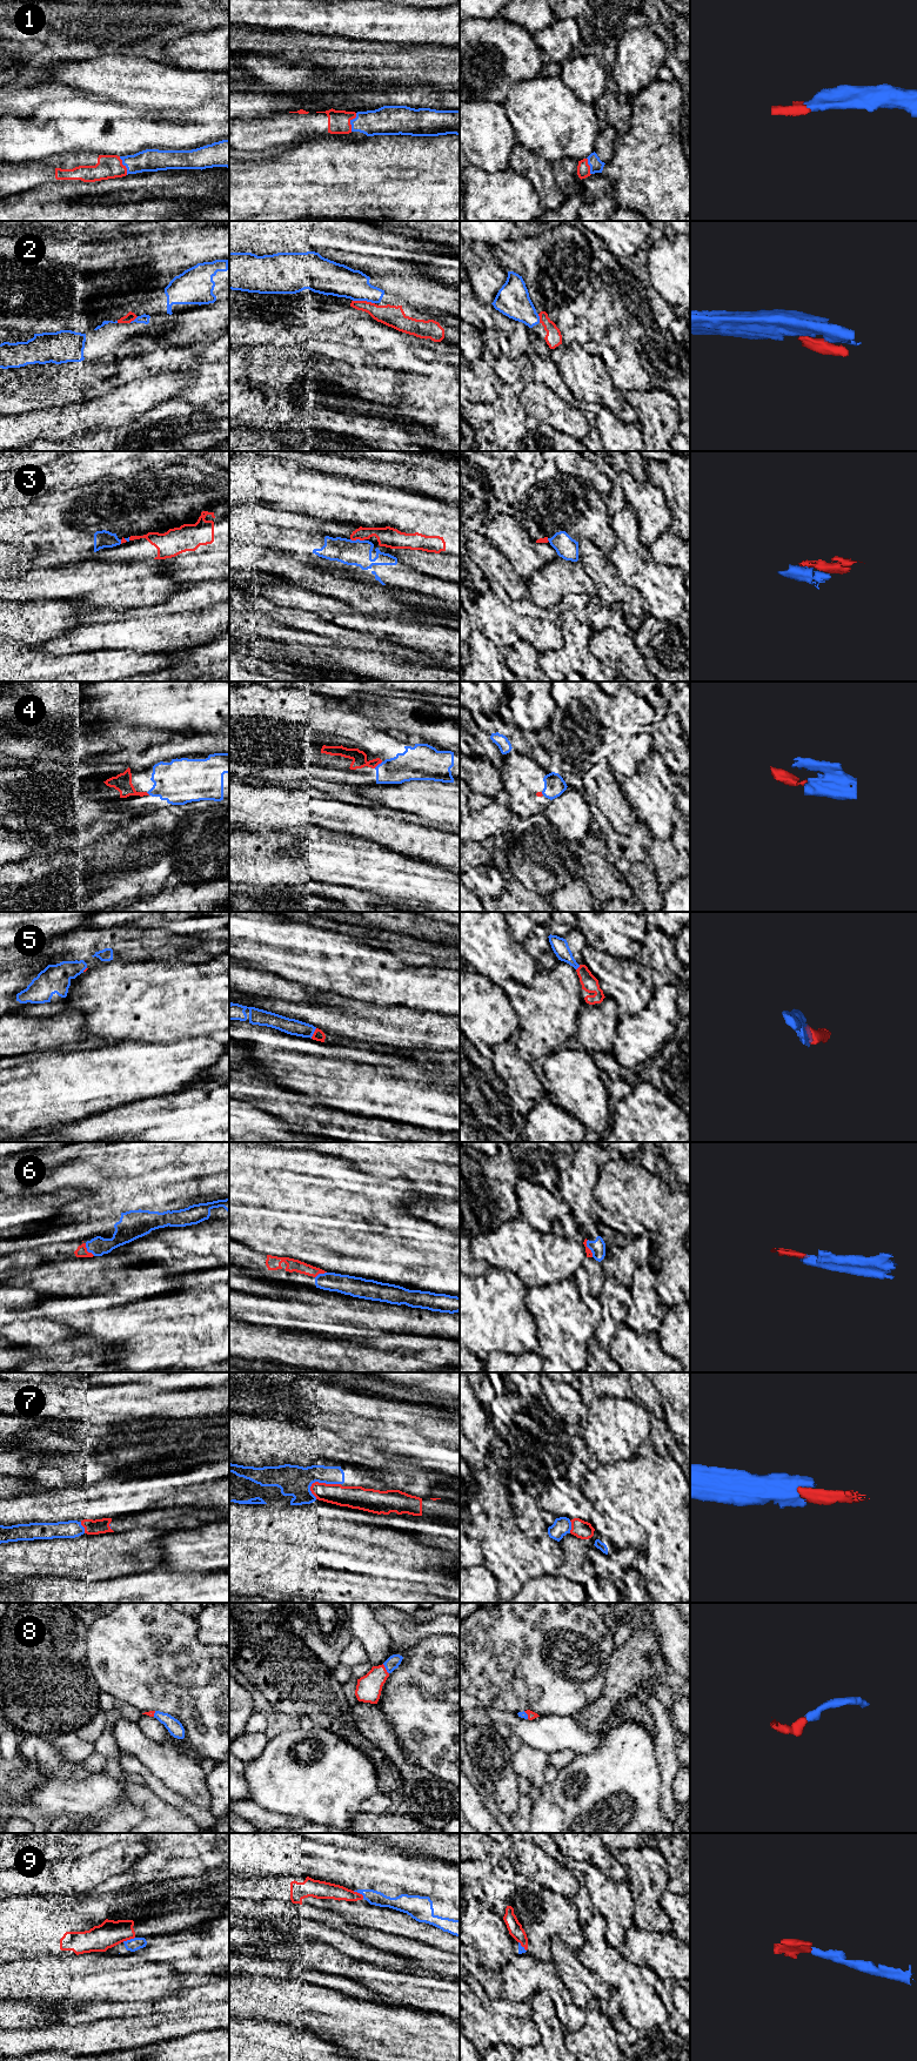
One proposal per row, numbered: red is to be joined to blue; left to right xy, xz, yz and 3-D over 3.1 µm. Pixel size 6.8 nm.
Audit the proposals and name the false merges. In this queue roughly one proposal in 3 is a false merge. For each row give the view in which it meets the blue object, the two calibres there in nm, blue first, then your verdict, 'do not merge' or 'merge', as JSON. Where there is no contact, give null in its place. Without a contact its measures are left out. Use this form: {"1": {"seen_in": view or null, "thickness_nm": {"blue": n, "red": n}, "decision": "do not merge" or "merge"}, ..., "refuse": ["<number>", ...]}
{"1": {"seen_in": "xz", "thickness_nm": {"blue": 200, "red": 160}, "decision": "merge"}, "2": {"seen_in": "xz", "thickness_nm": {"blue": 220, "red": 150}, "decision": "merge"}, "3": {"seen_in": "xz", "thickness_nm": {"blue": 180, "red": 140}, "decision": "do not merge"}, "4": {"seen_in": "xz", "thickness_nm": {"blue": 220, "red": 100}, "decision": "merge"}, "5": {"seen_in": "xz", "thickness_nm": {"blue": 110, "red": 80}, "decision": "merge"}, "6": {"seen_in": "xy", "thickness_nm": {"blue": 130, "red": 80}, "decision": "merge"}, "7": {"seen_in": "xz", "thickness_nm": {"blue": 220, "red": 160}, "decision": "merge"}, "8": {"seen_in": "xz", "thickness_nm": {"blue": 90, "red": 180}, "decision": "merge"}, "9": {"seen_in": "xz", "thickness_nm": {"blue": 100, "red": 120}, "decision": "do not merge"}, "refuse": ["3", "9"]}

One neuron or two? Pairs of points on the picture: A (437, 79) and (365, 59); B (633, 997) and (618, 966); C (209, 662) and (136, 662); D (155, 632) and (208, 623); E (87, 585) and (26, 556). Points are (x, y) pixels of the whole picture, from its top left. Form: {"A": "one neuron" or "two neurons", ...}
{"A": "one neuron", "B": "one neuron", "C": "two neurons", "D": "one neuron", "E": "two neurons"}

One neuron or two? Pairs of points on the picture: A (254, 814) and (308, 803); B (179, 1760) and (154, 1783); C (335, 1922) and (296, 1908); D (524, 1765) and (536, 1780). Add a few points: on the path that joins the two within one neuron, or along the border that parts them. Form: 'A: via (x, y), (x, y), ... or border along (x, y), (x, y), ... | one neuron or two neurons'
A: via (267, 809), (295, 809) | one neuron
B: border along (138, 1759), (168, 1787), (180, 1794) | two neurons
C: via (326, 1917), (306, 1911) | one neuron
D: via (528, 1769), (536, 1777) | one neuron

